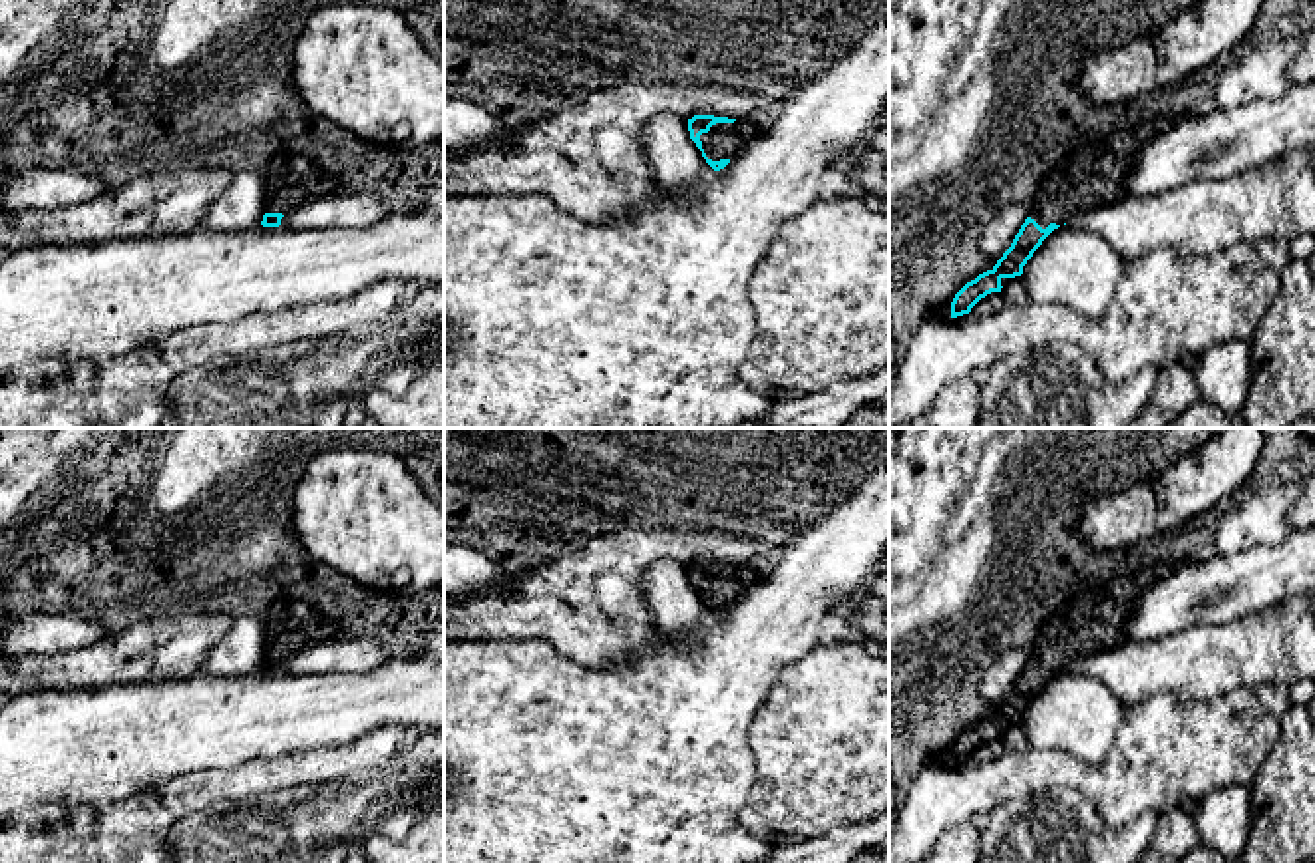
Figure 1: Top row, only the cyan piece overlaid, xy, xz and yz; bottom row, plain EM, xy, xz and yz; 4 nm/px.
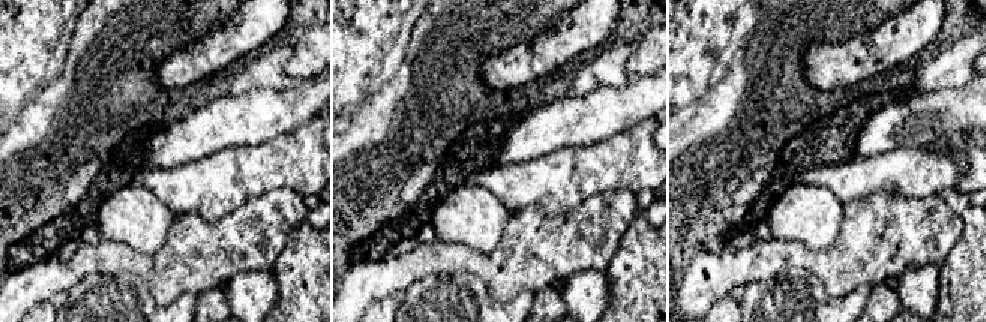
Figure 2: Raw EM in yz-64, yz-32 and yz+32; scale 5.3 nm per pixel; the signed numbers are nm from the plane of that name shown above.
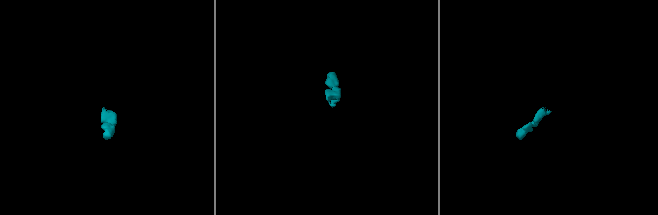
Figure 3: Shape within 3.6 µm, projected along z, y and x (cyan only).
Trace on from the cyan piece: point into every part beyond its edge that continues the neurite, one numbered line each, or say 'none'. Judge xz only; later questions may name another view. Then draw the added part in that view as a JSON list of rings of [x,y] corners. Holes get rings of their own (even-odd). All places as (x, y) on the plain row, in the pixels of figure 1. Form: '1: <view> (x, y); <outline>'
1: xz (725, 585); [[[756,559],[736,565],[734,569],[716,569],[708,579],[700,581],[702,595],[708,604],[736,604],[764,573],[758,571]]]

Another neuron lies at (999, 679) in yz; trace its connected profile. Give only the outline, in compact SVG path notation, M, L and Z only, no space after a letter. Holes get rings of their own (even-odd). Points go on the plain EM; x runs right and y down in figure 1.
M1013 646L999 656L999 660L985 672L979 694L991 712L1011 692L1015 680L1027 664L1025 646Z

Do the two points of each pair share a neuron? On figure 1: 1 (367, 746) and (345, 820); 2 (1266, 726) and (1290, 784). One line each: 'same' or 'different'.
1: different
2: different

